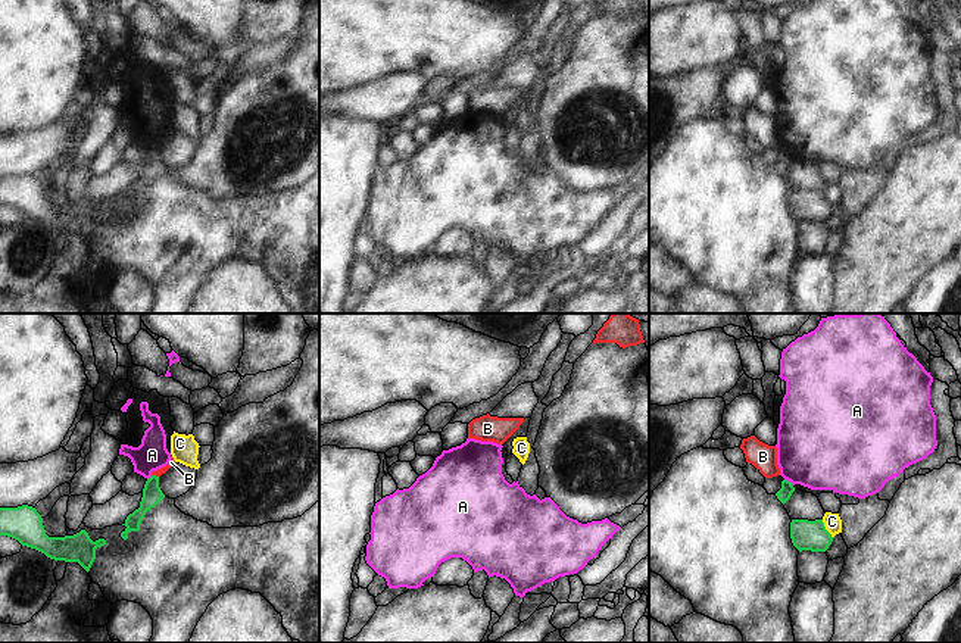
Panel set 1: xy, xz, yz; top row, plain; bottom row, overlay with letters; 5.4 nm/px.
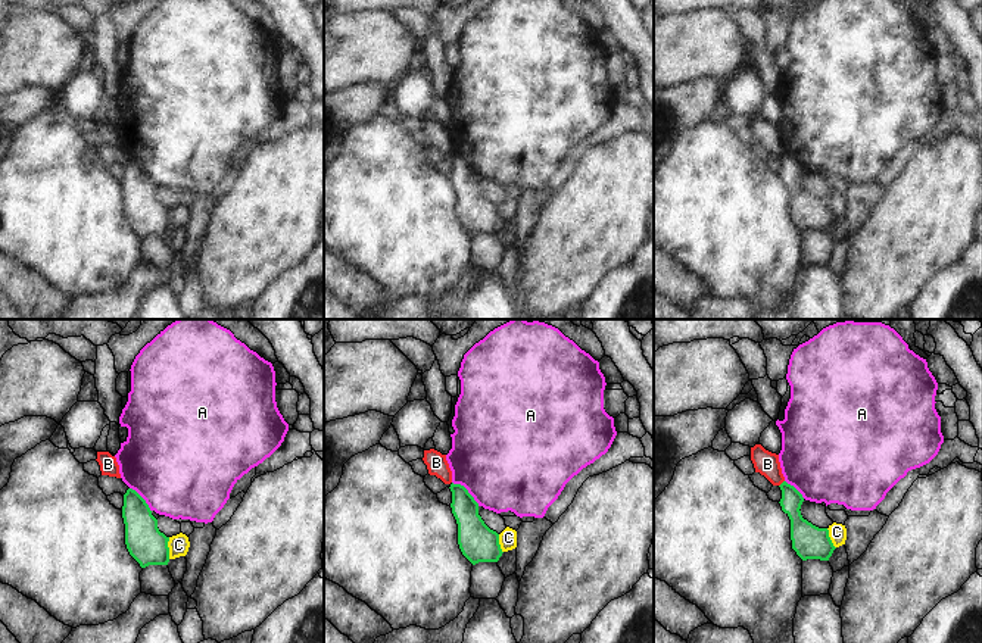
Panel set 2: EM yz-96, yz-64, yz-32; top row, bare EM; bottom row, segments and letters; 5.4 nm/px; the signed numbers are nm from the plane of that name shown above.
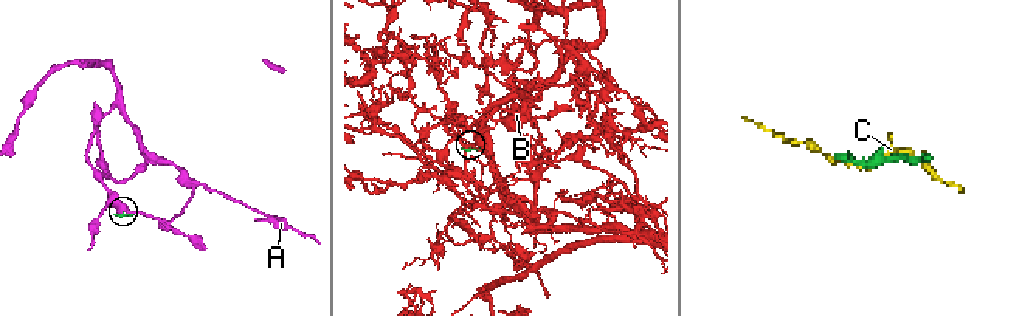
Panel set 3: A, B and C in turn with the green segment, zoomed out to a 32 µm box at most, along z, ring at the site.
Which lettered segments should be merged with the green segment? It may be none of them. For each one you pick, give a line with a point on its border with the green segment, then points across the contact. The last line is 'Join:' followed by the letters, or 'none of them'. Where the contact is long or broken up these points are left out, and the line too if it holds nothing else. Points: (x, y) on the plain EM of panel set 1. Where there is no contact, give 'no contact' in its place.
Join: none of them

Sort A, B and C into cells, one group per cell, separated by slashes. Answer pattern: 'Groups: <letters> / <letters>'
Groups: A / B / C

